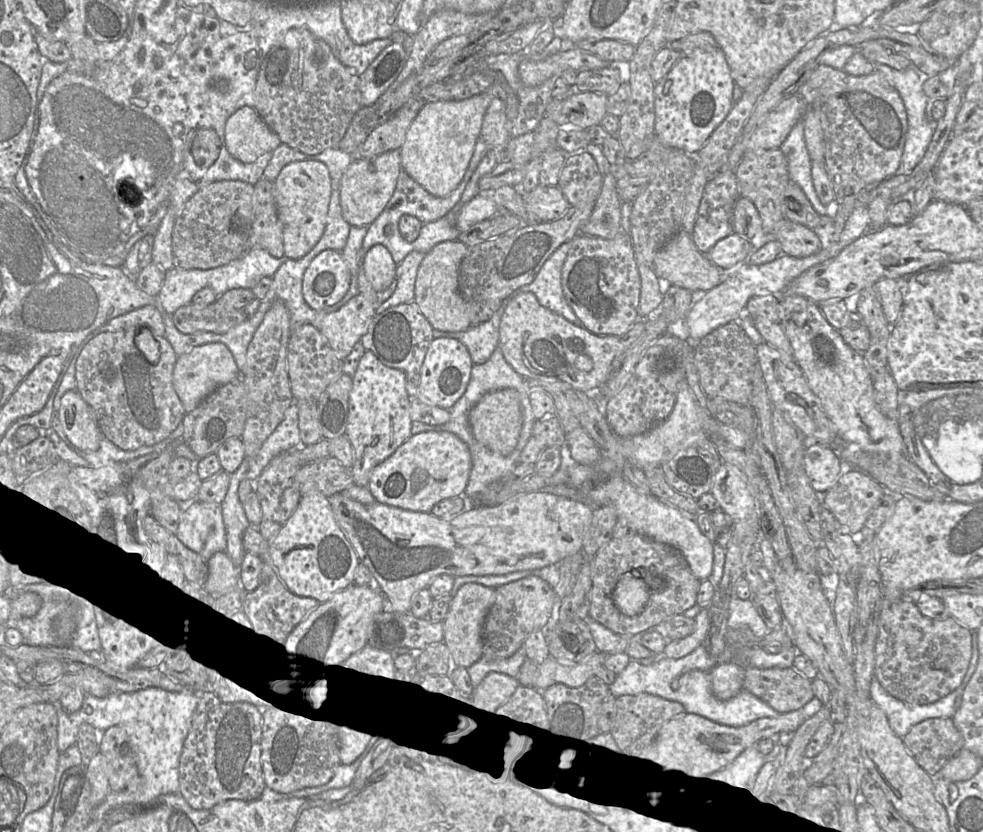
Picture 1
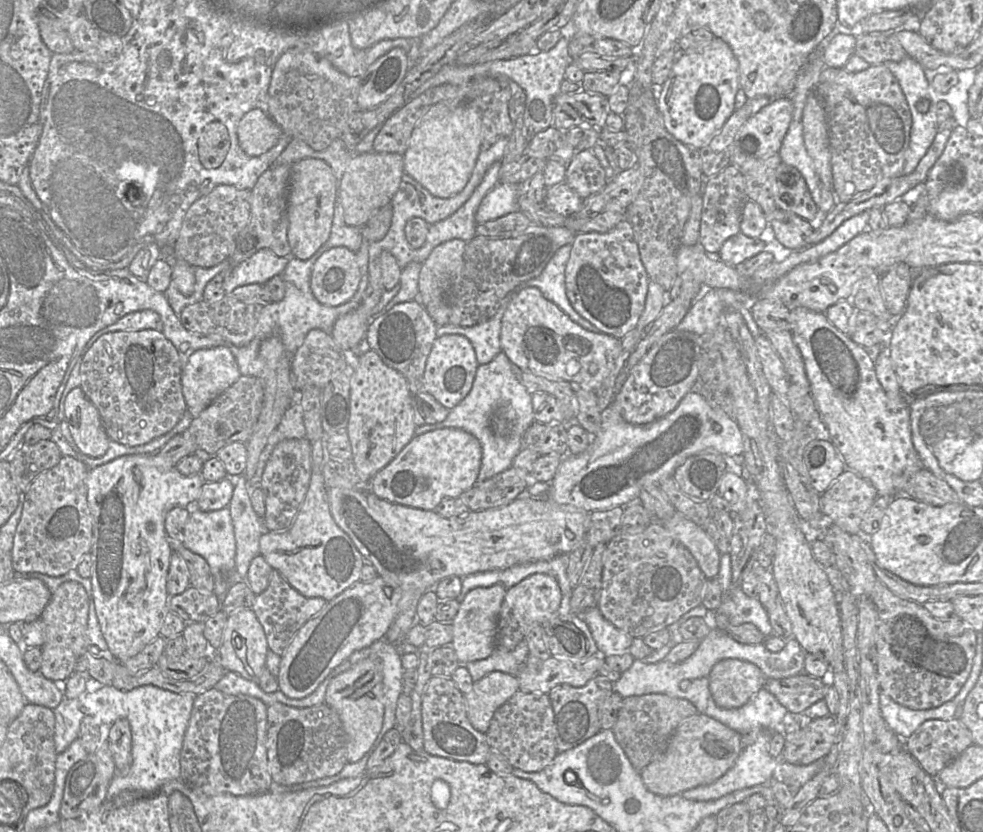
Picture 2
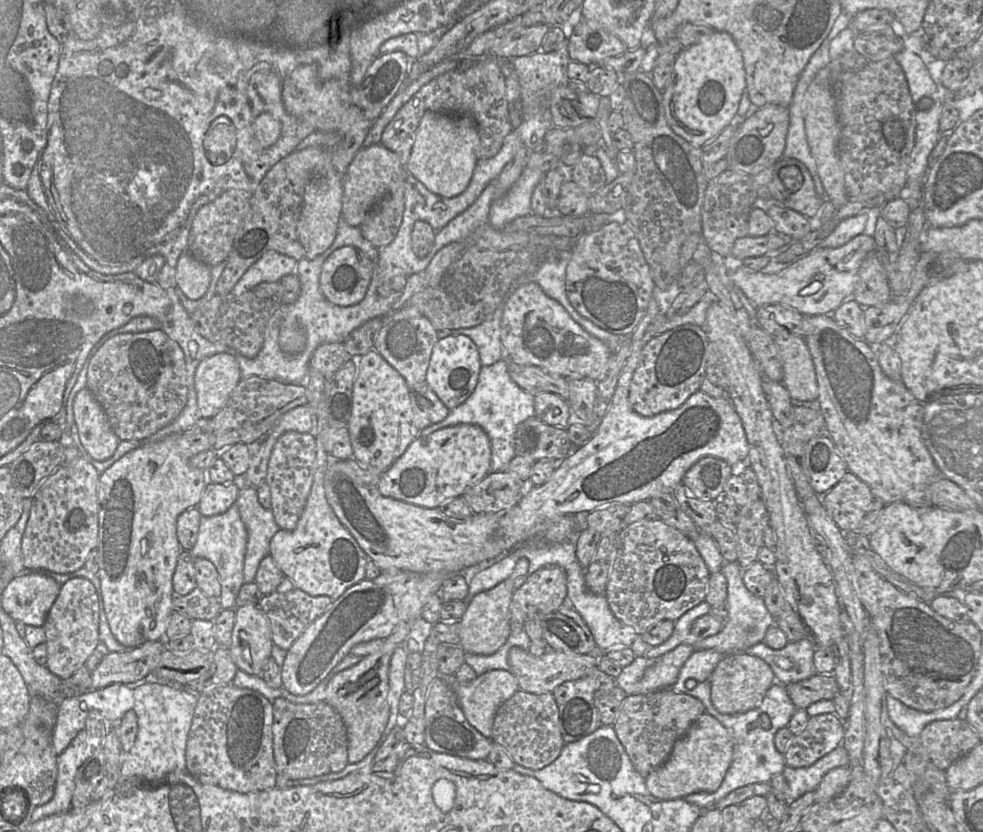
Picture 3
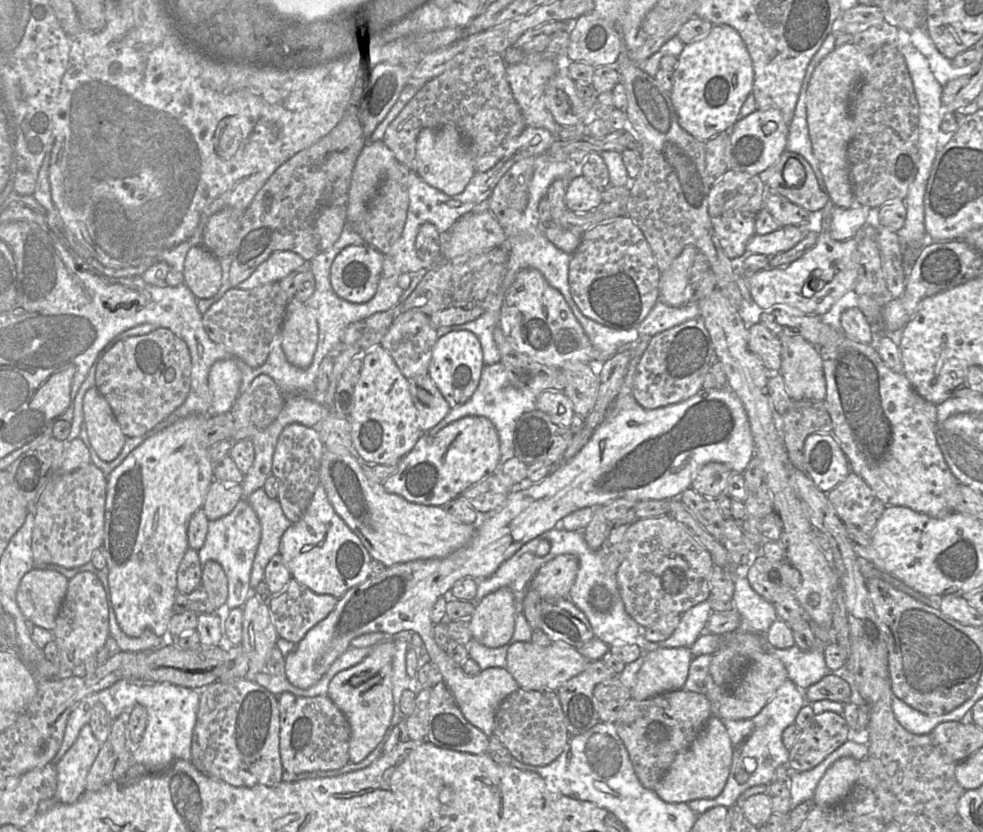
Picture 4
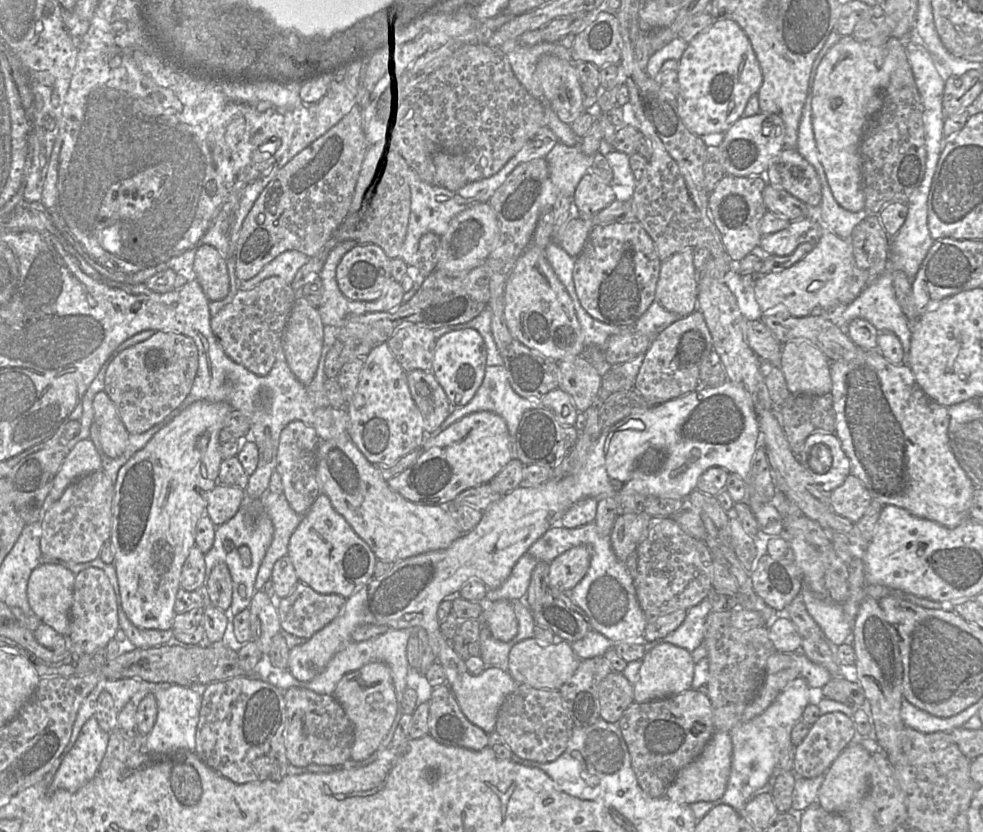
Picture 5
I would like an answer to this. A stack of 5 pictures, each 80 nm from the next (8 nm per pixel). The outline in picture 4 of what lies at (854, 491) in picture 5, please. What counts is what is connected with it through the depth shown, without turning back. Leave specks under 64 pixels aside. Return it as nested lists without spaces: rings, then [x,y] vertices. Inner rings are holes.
[[[854,472],[826,494],[840,520],[845,525],[856,527],[864,523],[876,499],[872,489]]]

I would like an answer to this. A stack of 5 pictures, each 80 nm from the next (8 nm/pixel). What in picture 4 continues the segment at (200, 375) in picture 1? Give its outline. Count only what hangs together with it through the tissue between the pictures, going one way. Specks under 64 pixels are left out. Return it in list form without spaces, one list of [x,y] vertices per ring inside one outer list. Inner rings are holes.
[[[219,360],[211,366],[208,385],[212,393],[212,403],[208,410],[208,416],[230,411],[240,393],[241,379],[241,371],[233,360]]]

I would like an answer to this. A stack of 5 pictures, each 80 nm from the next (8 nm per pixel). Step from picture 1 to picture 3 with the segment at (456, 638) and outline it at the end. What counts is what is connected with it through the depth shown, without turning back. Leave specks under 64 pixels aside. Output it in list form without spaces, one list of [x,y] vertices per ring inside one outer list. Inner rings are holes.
[[[522,557],[518,560],[511,576],[495,587],[476,594],[467,604],[460,622],[460,647],[465,653],[491,655],[498,651],[511,634],[510,603],[515,591],[513,581],[523,576],[529,569],[529,560]]]

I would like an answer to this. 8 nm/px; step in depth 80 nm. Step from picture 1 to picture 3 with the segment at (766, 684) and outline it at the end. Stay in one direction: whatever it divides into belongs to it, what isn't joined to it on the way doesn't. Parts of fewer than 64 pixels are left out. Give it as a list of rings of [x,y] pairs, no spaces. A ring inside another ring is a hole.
[[[821,674],[787,684],[785,688],[797,710],[806,709],[820,700],[832,700],[839,692],[836,679]]]

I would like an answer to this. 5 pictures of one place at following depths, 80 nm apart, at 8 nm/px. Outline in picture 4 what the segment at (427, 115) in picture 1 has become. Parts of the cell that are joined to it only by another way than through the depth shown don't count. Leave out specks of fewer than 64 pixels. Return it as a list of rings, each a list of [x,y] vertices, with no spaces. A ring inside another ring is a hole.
[[[450,125],[438,129],[424,128],[420,131],[413,172],[416,172],[427,184],[448,196],[463,192],[476,173],[462,133]]]

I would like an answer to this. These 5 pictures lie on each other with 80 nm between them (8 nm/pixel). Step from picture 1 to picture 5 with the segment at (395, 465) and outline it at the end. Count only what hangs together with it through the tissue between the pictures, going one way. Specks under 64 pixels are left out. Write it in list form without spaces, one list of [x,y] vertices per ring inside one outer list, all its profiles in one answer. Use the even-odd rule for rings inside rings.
[[[478,411],[439,434],[428,434],[417,461],[387,482],[414,503],[446,506],[462,491],[489,483],[513,458],[513,442],[505,420],[494,412]]]

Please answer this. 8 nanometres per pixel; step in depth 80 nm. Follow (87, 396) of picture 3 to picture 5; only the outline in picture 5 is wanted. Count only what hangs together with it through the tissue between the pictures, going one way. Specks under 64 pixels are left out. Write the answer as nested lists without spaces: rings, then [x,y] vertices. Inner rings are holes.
[[[101,391],[93,399],[93,410],[93,421],[99,428],[99,441],[103,453],[110,458],[119,457],[126,448],[129,433],[115,404]]]

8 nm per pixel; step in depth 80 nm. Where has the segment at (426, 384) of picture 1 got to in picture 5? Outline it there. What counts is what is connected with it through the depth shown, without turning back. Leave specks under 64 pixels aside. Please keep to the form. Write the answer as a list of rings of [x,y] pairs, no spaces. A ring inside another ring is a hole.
[[[476,329],[452,331],[436,340],[432,373],[443,387],[453,408],[463,407],[472,400],[484,380],[486,359],[486,345]]]

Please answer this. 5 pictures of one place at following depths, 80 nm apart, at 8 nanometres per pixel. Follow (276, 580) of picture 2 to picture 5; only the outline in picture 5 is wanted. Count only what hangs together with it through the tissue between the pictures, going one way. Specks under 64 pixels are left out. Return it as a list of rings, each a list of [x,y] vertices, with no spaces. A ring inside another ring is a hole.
[[[298,582],[292,592],[276,601],[281,631],[308,639],[335,619],[346,599],[321,594]]]

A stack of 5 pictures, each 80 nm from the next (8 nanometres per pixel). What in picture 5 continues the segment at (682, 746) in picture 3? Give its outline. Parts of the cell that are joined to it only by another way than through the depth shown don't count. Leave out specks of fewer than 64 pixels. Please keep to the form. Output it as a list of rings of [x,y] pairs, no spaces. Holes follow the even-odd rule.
[[[716,730],[701,755],[682,768],[665,792],[667,799],[690,805],[700,801],[715,801],[725,792],[732,761],[732,741],[727,732]]]

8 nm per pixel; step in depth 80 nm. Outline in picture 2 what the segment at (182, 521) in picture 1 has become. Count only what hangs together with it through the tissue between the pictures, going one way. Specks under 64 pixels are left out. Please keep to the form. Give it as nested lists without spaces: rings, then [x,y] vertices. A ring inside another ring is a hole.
[[[229,507],[210,512],[203,512],[198,509],[190,513],[184,526],[181,543],[186,549],[202,556],[207,561],[214,578],[214,594],[220,602],[225,597],[228,589],[242,580],[235,566],[236,541]]]

